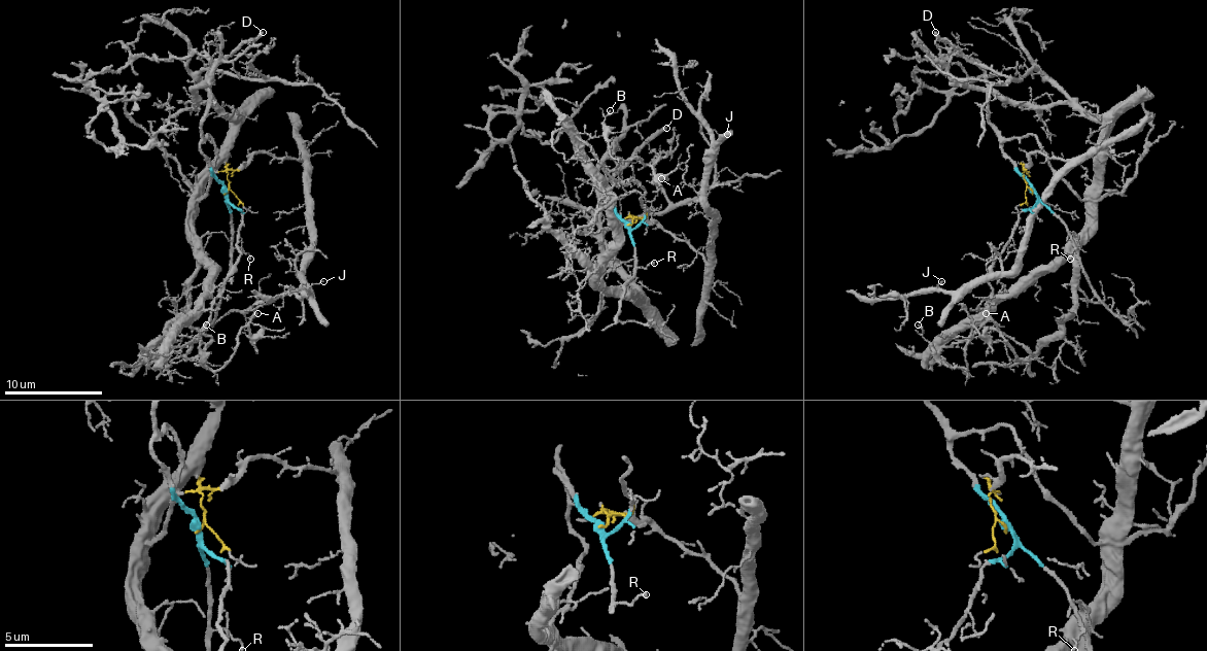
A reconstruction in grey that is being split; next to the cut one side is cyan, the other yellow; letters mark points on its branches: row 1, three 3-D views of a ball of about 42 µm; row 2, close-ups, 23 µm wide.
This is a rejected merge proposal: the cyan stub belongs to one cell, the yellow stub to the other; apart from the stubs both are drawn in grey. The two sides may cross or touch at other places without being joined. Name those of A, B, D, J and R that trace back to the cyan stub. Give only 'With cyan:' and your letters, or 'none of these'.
With cyan: A, B, D, R

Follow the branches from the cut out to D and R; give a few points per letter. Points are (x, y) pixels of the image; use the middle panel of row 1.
D: (630, 226), (604, 196), (608, 179), (613, 179), (611, 176), (666, 128)
R: (630, 226), (634, 265), (647, 267), (654, 262)

